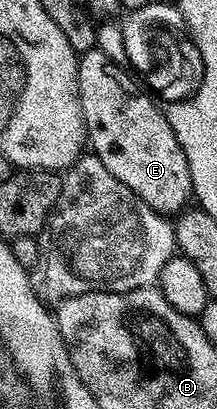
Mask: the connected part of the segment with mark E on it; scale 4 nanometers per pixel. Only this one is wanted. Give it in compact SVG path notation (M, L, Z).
M100 48L91 49L79 58L78 95L84 116L87 144L90 149L92 145L91 152L98 159L102 159L106 171L110 171L114 179L126 183L126 187L130 187L130 191L134 191L134 195L138 195L142 203L149 205L156 213L179 214L189 204L187 201L191 202L194 197L186 155L174 131L170 131L170 123L166 123L166 115L162 115L162 111L158 111L158 107L146 95L131 97L127 87L124 86L124 81L126 82L125 74L105 58Z

